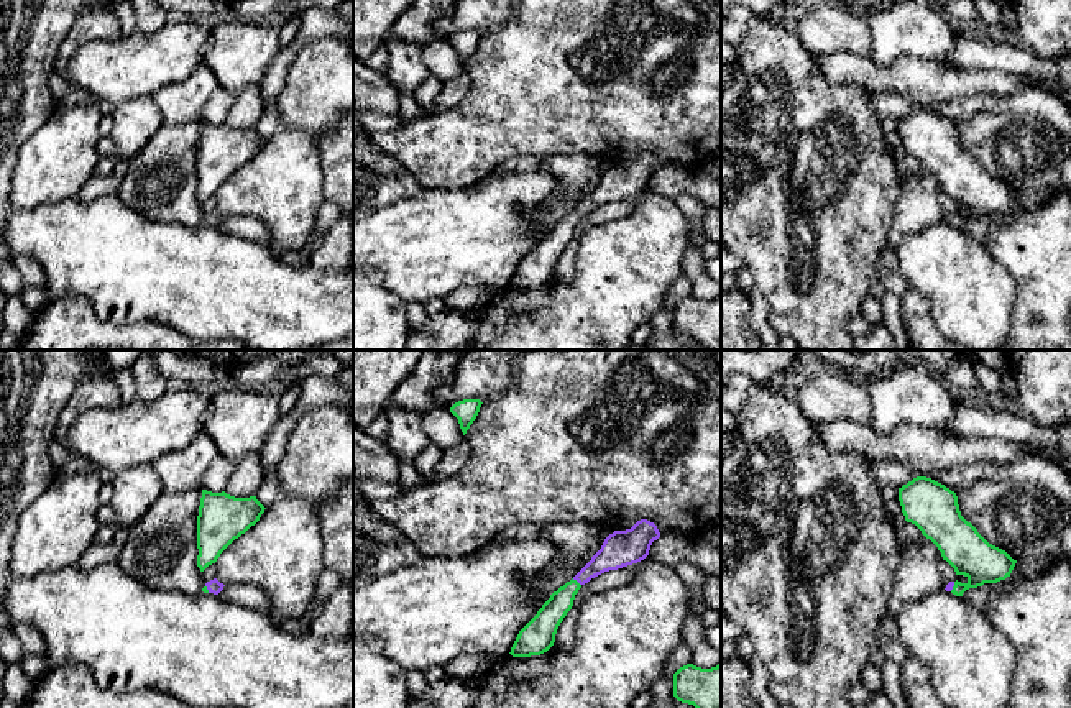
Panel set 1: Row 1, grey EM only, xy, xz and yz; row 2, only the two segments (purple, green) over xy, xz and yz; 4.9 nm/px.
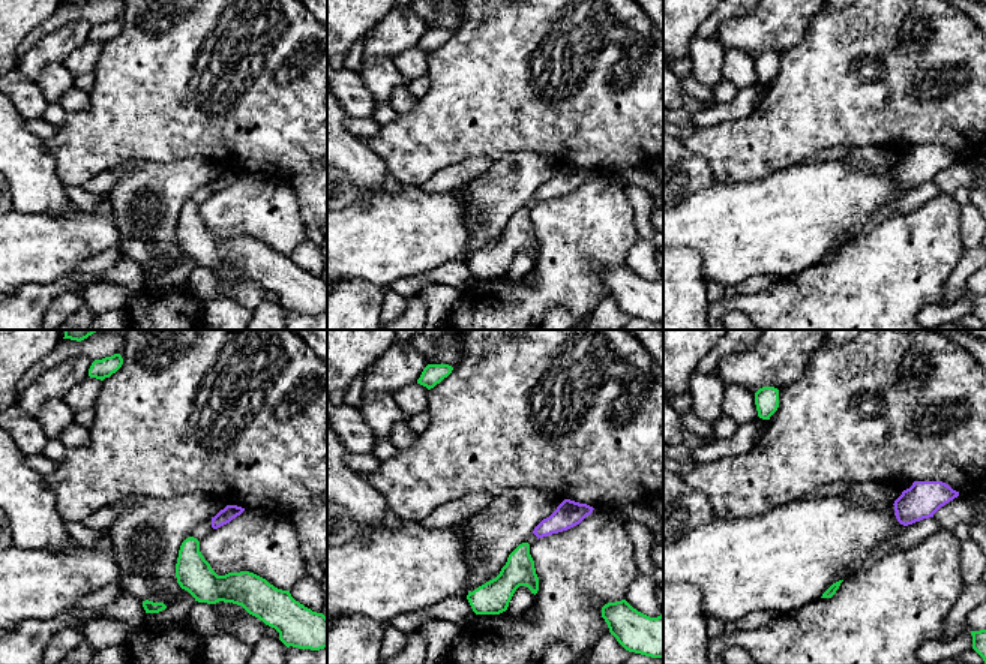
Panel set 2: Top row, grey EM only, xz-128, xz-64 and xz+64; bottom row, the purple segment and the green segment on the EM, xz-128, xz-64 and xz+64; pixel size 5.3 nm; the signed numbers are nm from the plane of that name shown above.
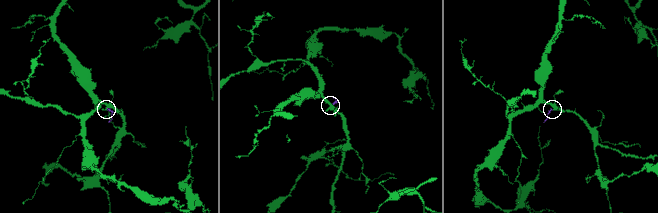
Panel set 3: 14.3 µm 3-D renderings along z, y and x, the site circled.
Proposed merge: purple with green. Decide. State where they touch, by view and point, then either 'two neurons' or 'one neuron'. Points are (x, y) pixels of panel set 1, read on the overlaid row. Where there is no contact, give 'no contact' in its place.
xz (577, 580) | one neuron

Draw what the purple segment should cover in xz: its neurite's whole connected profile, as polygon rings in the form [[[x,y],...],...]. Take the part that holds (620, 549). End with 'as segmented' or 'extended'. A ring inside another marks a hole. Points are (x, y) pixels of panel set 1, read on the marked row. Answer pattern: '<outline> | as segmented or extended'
[[[647,519],[637,521],[631,529],[609,534],[591,560],[563,586],[550,595],[537,614],[519,631],[513,657],[531,657],[547,652],[555,634],[573,606],[575,595],[591,578],[644,560],[650,545],[660,537],[657,526]]] | extended

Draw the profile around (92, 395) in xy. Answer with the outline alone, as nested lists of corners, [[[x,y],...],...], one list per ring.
[[[112,375],[103,379],[85,378],[61,412],[54,437],[66,444],[72,424],[80,414],[87,411],[113,411],[120,406],[120,389]]]

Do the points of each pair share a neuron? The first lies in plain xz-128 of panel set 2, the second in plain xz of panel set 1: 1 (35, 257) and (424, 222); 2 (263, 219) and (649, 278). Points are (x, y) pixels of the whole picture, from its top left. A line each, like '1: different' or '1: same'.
1: same
2: same

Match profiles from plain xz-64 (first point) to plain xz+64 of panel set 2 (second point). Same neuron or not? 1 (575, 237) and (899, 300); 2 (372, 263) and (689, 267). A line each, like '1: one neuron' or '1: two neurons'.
1: one neuron
2: two neurons

